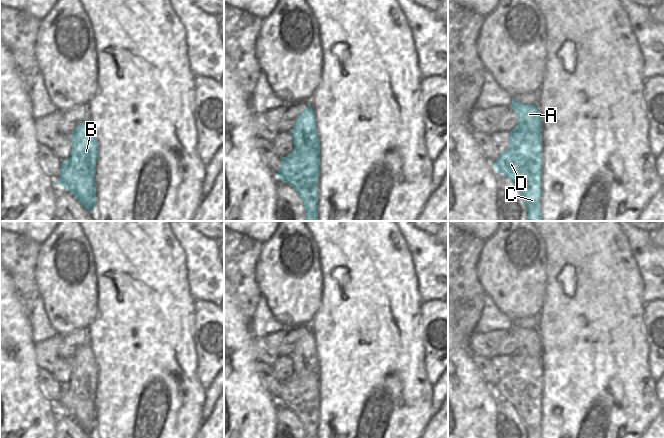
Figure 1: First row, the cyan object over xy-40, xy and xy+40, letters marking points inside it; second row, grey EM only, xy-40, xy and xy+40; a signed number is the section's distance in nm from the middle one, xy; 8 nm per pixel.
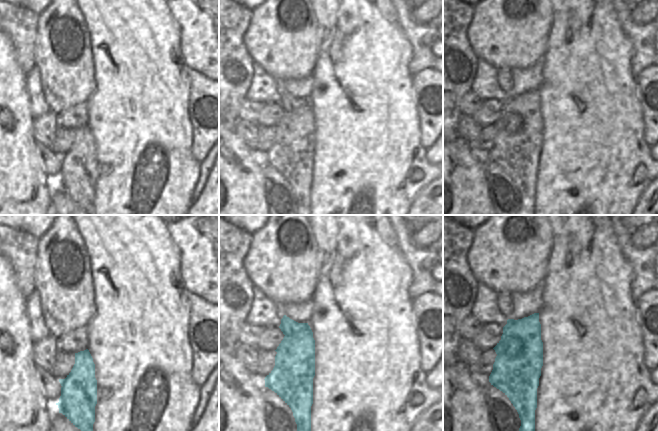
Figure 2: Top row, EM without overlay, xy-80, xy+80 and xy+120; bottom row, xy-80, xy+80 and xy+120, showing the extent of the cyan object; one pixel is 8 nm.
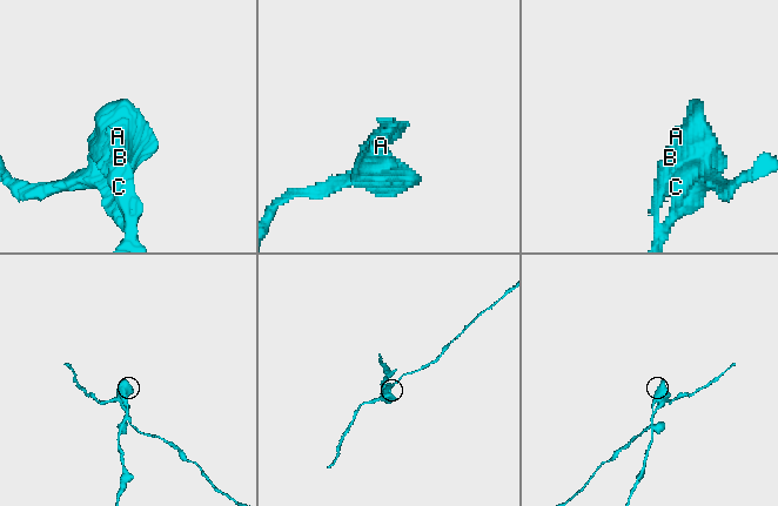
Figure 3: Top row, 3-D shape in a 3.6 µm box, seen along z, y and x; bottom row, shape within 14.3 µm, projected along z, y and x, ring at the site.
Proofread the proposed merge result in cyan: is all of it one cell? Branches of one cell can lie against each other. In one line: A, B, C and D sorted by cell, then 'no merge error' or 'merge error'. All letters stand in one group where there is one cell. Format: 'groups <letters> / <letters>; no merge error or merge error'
groups A B / C D; merge error

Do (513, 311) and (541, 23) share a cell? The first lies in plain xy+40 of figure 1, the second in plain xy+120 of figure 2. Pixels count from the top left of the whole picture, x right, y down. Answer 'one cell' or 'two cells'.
one cell

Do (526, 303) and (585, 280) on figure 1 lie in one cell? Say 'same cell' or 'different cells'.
different cells

